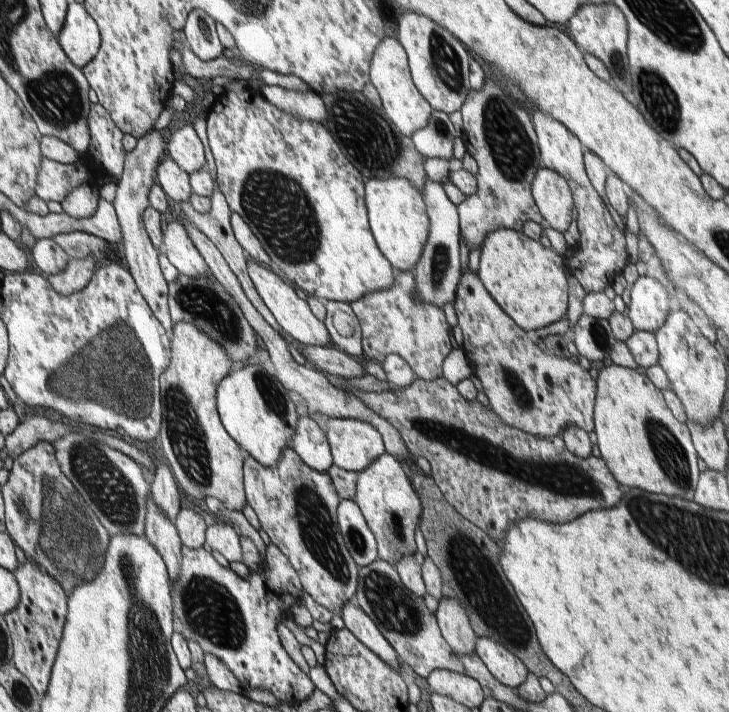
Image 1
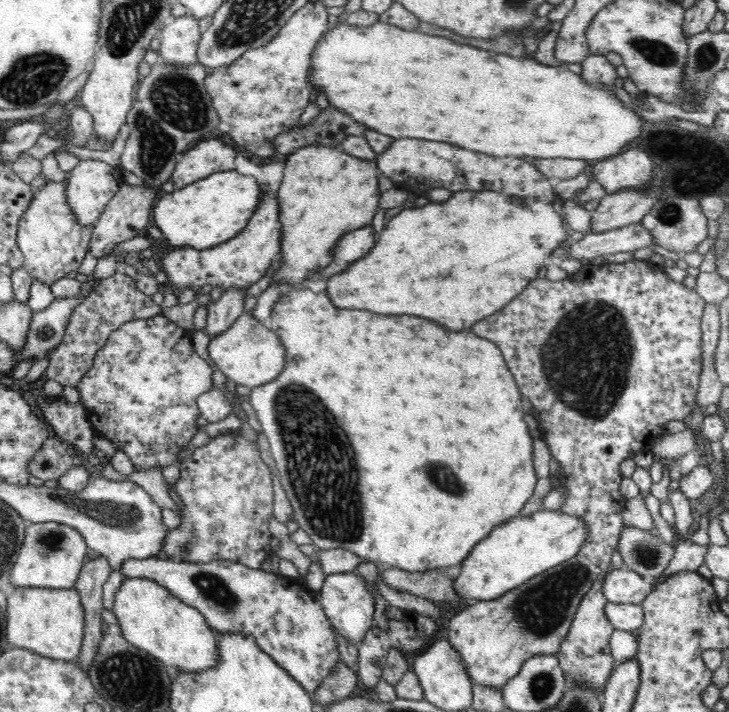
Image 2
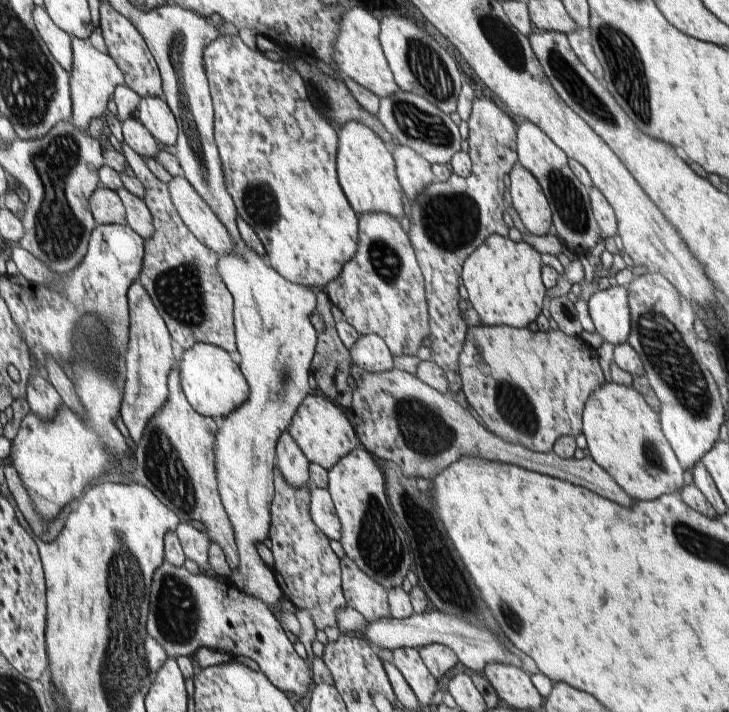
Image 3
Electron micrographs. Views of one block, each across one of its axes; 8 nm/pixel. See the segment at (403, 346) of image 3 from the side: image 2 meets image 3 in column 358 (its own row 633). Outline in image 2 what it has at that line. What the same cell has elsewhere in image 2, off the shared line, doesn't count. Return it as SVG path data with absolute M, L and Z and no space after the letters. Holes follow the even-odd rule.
M150 556L148 558L126 558L118 570L123 576L132 578L150 578L164 586L176 598L194 607L206 619L208 627L214 632L244 632L256 638L258 647L270 655L278 666L282 667L292 679L296 680L310 696L319 689L321 683L329 676L328 672L336 670L341 660L337 638L324 613L316 593L300 581L281 574L268 573L261 569L254 570L230 560L212 560L212 562L176 562L168 558Z

